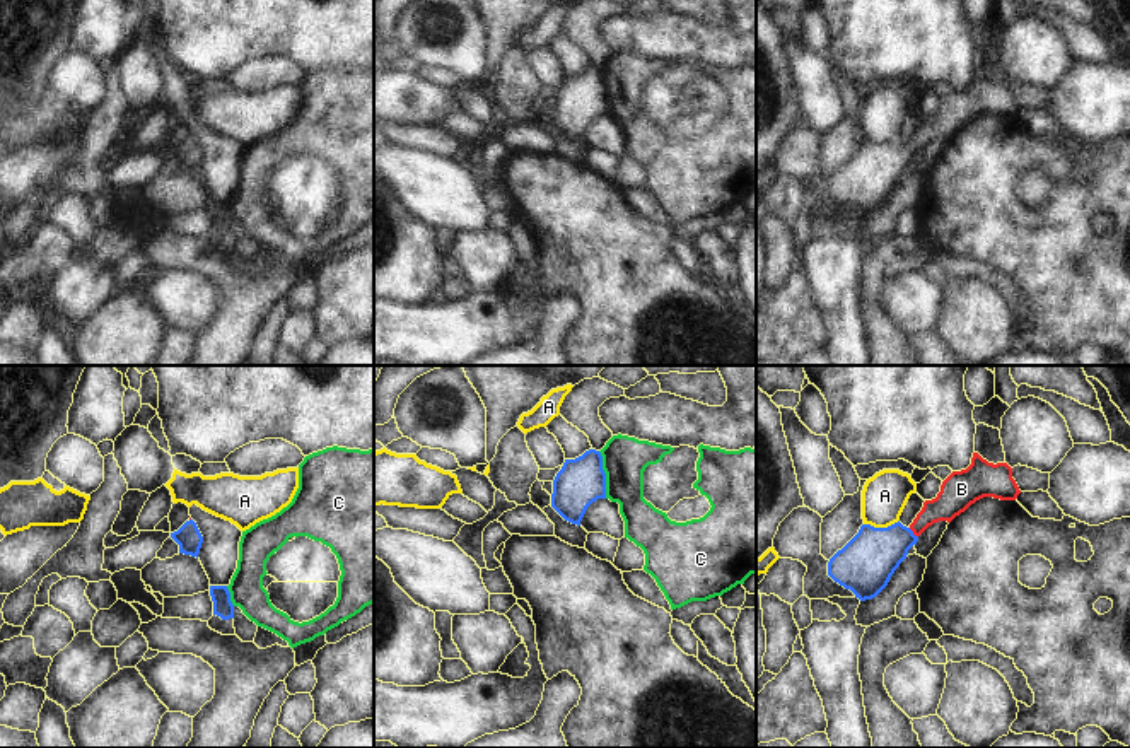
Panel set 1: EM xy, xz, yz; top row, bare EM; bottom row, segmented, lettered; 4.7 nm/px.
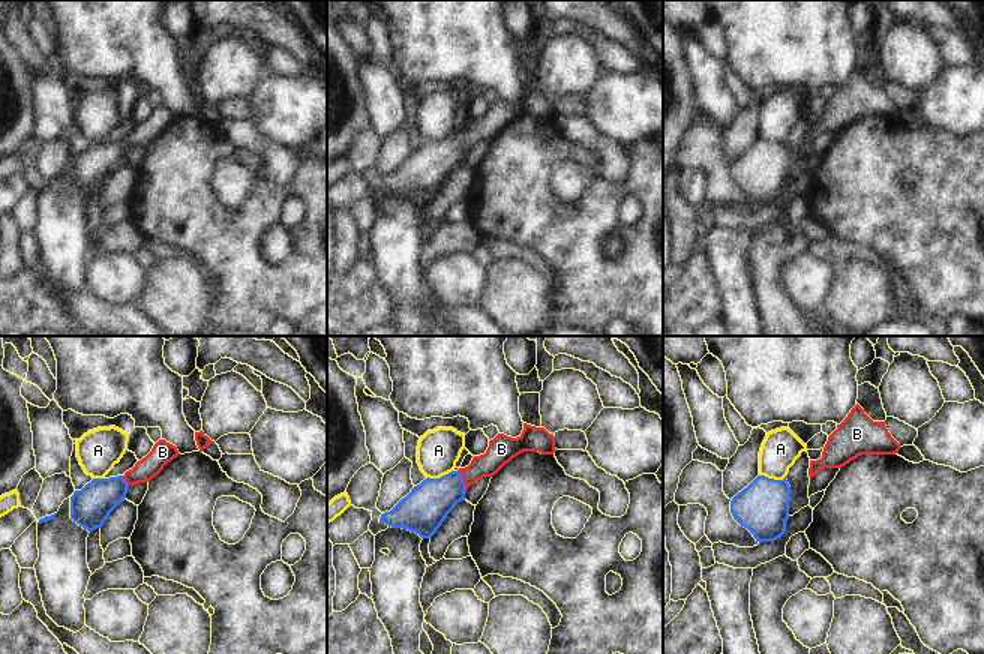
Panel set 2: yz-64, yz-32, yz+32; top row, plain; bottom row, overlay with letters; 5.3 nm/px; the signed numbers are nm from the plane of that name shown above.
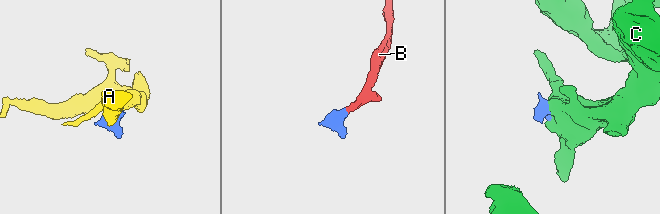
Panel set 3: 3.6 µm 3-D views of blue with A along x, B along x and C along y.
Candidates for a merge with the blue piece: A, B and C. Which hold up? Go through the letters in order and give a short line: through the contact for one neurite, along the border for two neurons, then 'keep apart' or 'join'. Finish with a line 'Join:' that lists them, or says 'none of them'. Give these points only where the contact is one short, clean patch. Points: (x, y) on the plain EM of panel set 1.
A: line yz (898, 137), (886, 144), (864, 142); keep apart
B: line yz (869, 176), (895, 157), (912, 151), (953, 116); join
C: keep apart
Join: B

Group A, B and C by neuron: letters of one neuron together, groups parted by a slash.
A / B / C

